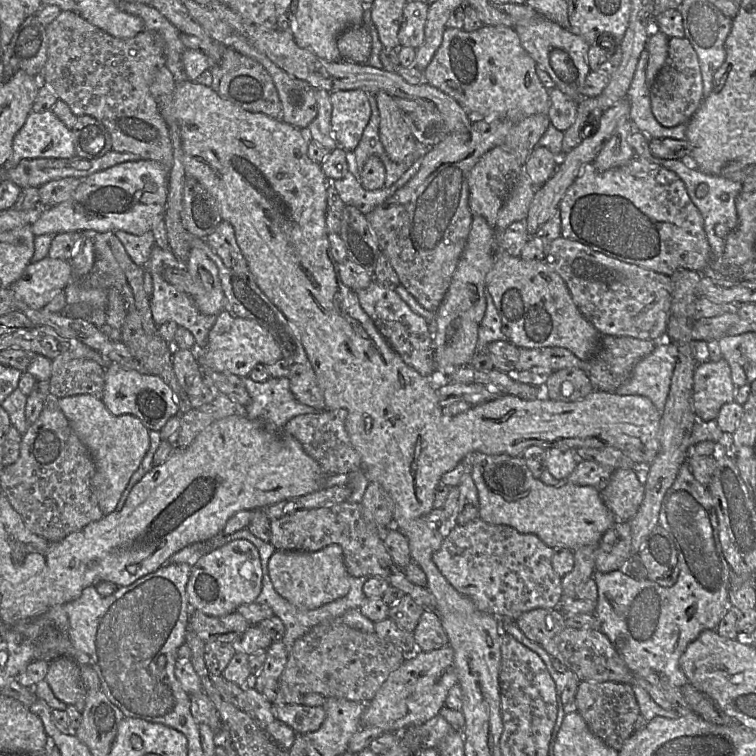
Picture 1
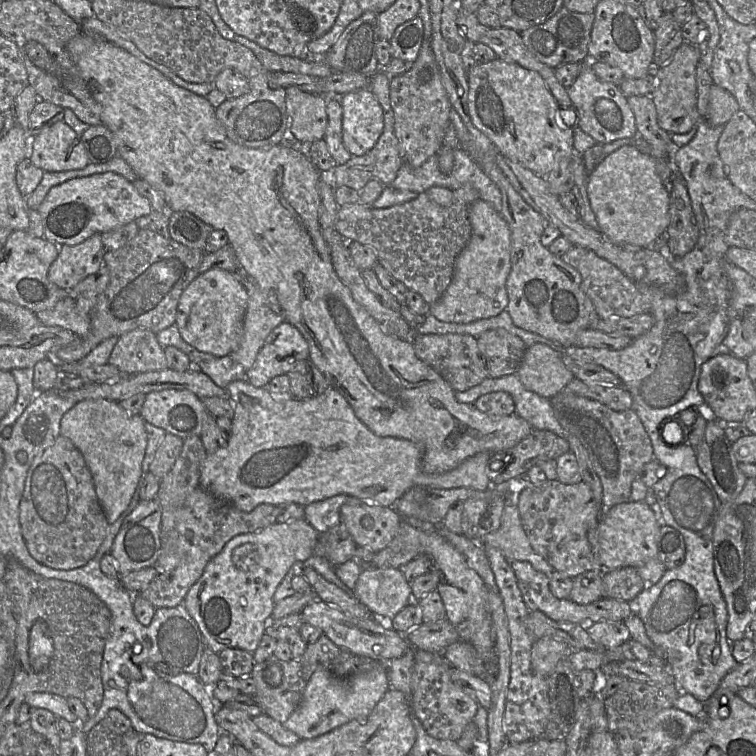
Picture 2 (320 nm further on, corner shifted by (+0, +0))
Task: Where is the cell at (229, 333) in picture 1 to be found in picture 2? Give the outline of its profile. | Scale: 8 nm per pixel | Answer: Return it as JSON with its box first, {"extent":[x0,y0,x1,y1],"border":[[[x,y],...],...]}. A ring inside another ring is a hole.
{"extent":[245,322,309,387],"border":[[[288,322],[274,328],[257,354],[253,366],[245,372],[255,387],[266,387],[278,375],[293,371],[297,361],[309,359],[309,346],[300,331]]]}

